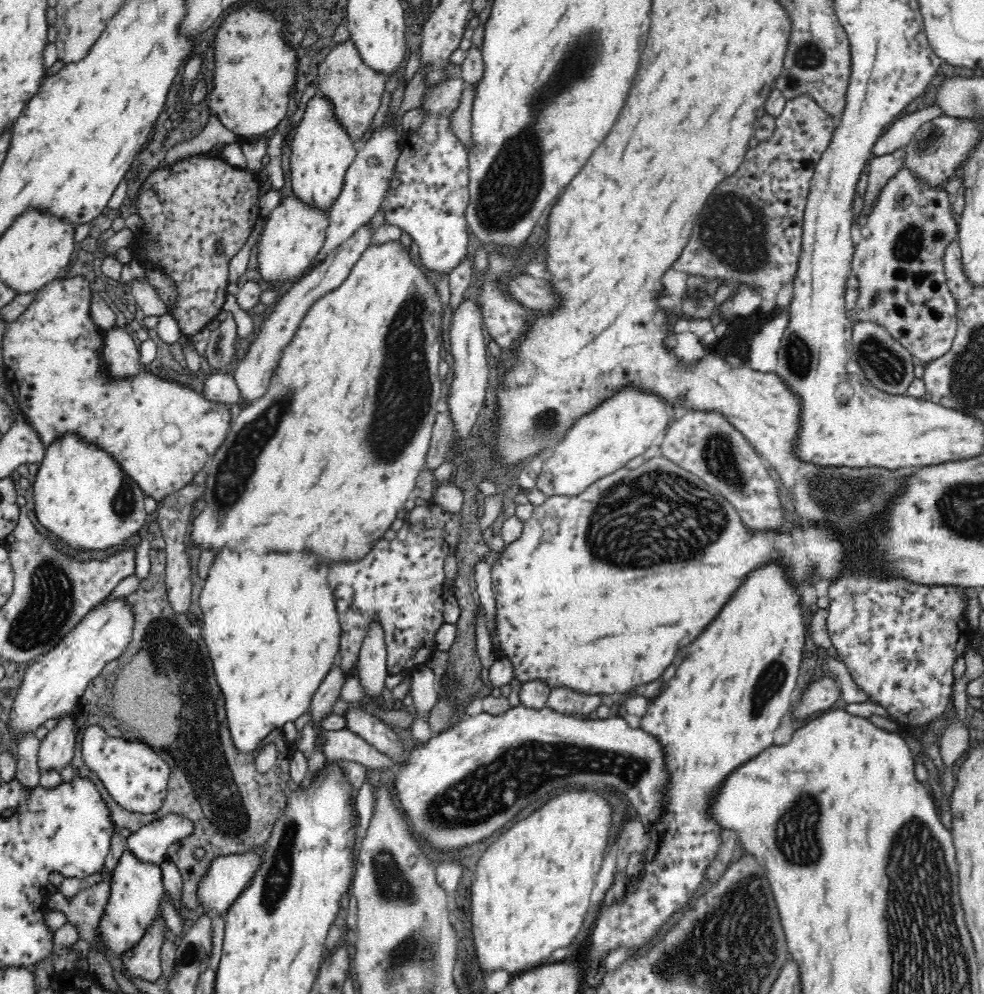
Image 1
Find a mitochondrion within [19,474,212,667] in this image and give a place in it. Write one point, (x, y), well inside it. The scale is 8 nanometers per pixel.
(123, 503)

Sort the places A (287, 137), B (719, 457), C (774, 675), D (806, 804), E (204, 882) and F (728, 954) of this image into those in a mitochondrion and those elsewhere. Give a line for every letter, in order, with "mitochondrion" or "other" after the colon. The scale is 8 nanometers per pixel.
A: other
B: mitochondrion
C: mitochondrion
D: mitochondrion
E: other
F: mitochondrion

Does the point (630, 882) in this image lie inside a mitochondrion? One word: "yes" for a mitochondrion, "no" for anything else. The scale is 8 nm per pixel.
no

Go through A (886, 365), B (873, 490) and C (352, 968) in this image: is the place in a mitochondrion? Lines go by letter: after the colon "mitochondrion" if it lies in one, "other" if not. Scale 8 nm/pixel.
A: mitochondrion
B: mitochondrion
C: other

